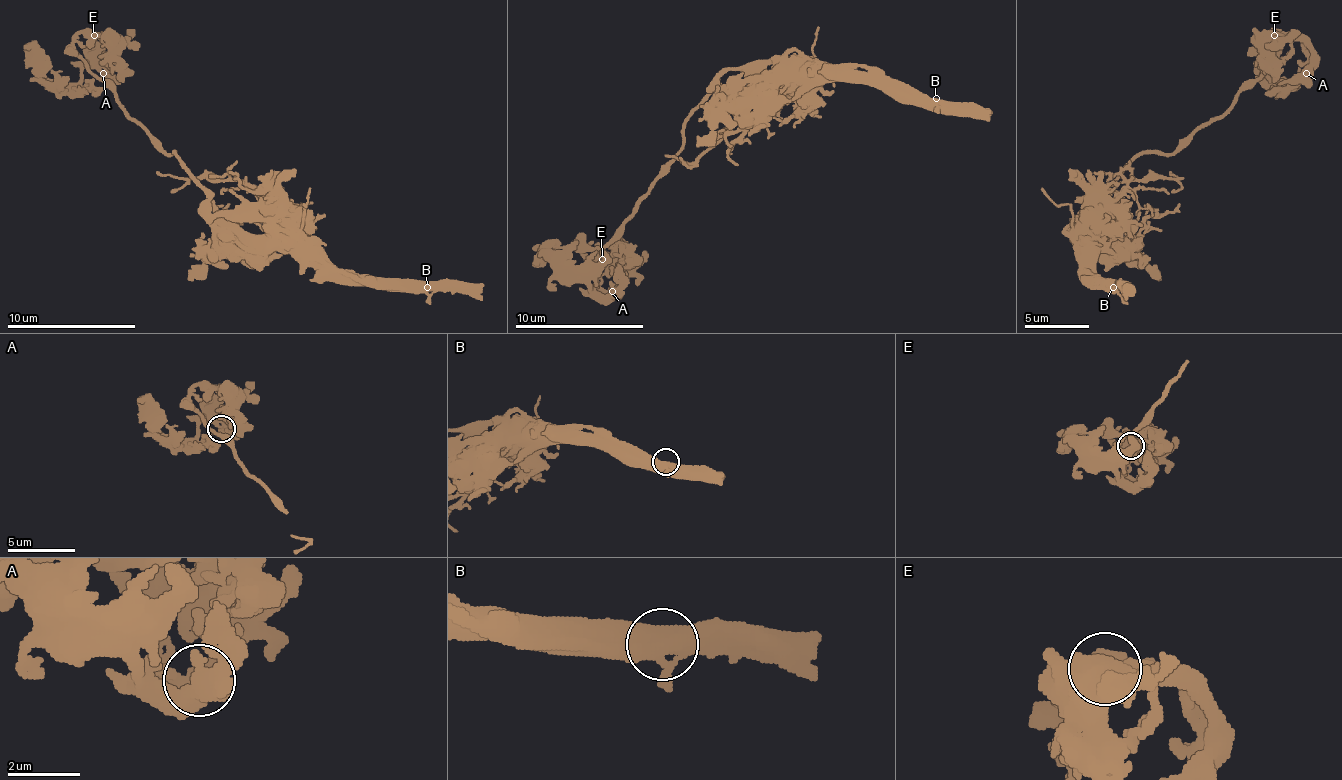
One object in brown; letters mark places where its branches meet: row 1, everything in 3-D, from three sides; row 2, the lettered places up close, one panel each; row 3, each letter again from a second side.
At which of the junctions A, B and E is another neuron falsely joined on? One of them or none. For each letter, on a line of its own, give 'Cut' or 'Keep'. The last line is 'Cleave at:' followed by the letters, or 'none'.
A: Keep
B: Cut
E: Keep
Cleave at: B

